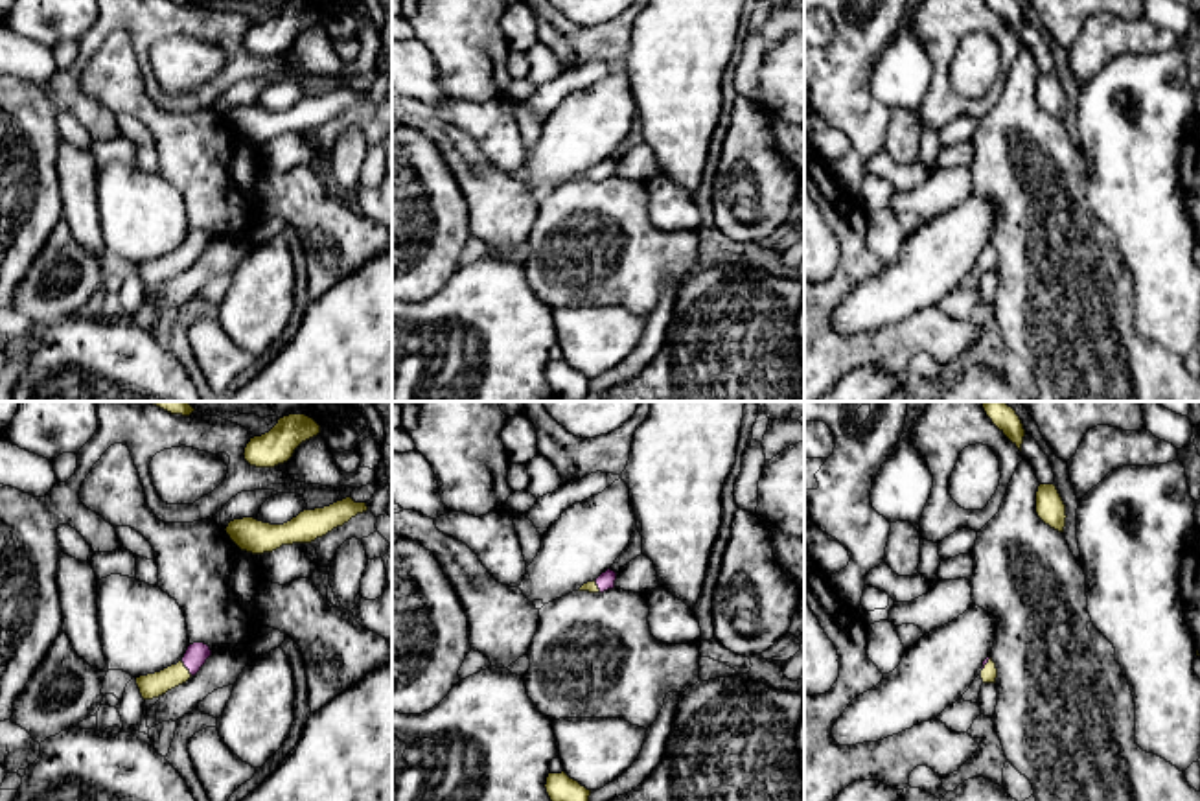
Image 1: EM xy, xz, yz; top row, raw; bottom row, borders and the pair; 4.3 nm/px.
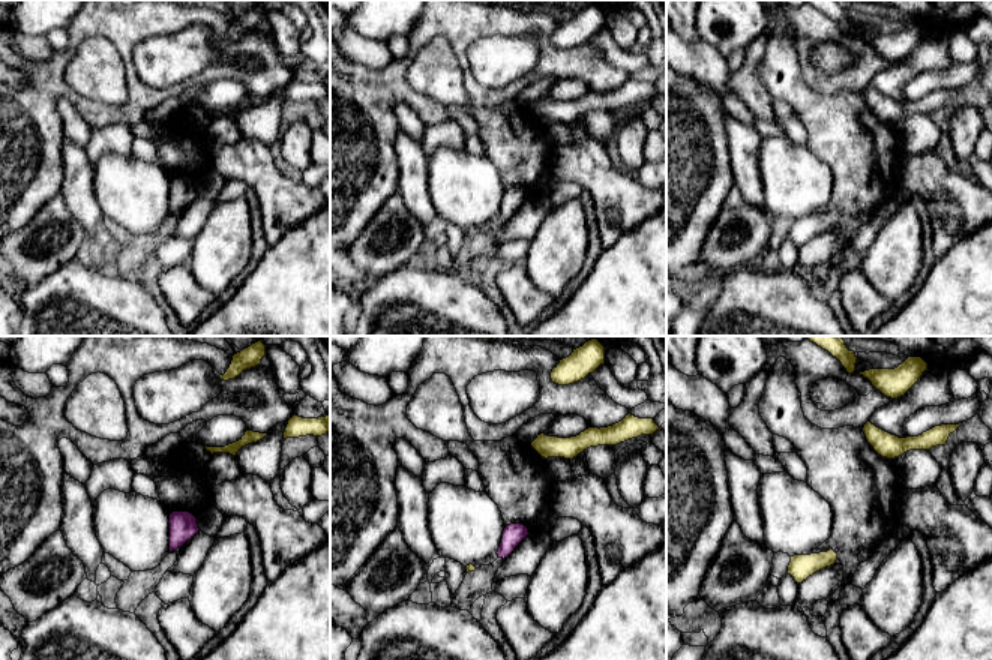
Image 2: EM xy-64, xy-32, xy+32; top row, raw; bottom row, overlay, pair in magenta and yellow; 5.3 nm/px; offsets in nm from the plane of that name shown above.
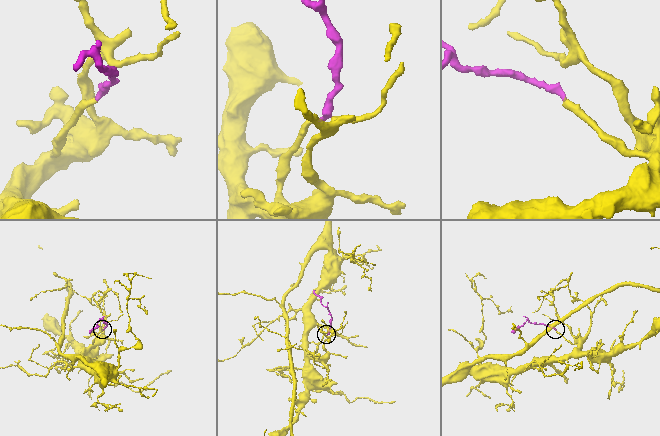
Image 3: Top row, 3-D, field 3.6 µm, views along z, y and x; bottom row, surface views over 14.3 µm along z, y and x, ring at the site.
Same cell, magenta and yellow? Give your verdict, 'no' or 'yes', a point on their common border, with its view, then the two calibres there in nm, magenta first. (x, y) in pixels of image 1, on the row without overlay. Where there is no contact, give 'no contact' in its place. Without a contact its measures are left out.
yes; meets magenta in xy at (186, 255); 100 nm thick on the magenta side, 110 nm on the other

